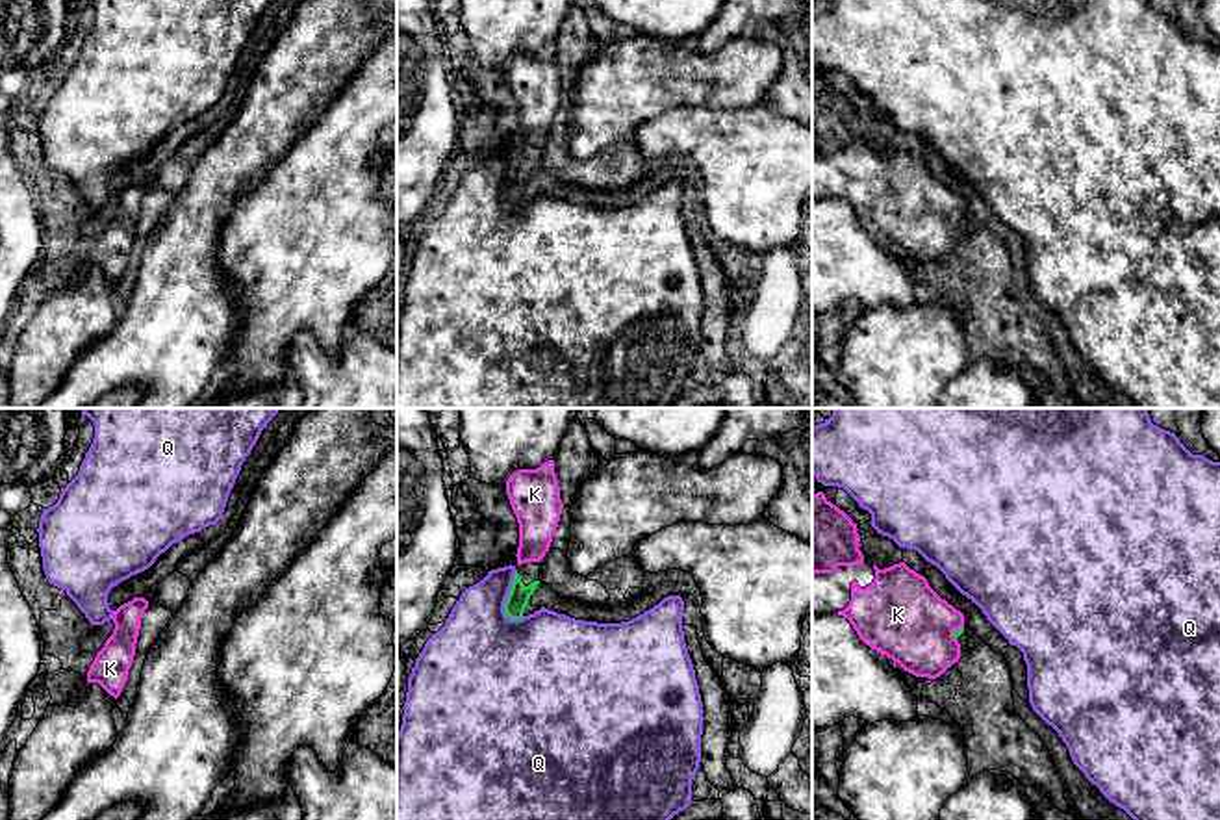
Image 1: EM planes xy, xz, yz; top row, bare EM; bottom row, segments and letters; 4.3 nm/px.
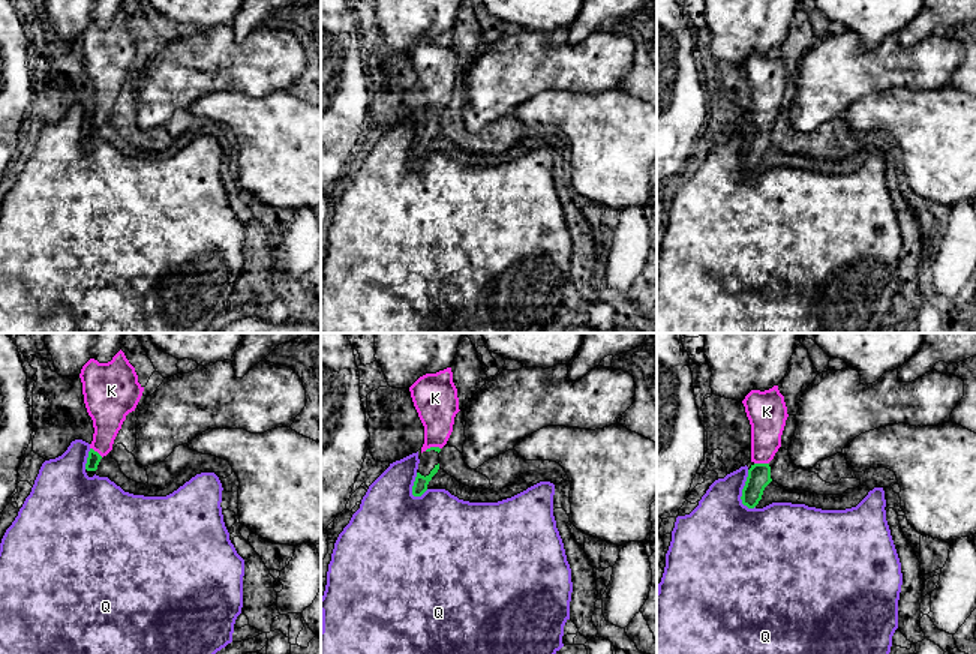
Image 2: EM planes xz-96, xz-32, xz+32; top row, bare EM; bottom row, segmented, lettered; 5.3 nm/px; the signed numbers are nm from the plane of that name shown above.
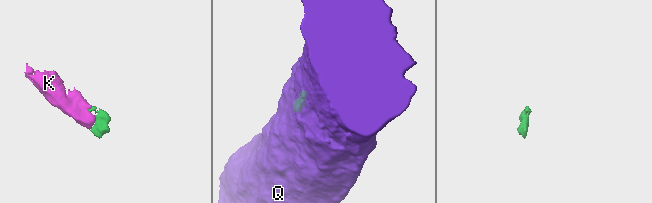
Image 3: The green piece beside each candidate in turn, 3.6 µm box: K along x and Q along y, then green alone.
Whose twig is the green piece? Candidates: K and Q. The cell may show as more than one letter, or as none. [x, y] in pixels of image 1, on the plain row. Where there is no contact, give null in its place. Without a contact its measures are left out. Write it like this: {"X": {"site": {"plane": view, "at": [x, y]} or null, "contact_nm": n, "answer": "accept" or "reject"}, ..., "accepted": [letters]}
{"K": {"site": {"plane": "yz", "at": [955, 216]}, "contact_nm": 70, "answer": "accept"}, "Q": {"site": {"plane": "xz", "at": [508, 180]}, "contact_nm": 220, "answer": "reject"}, "accepted": ["K"]}

